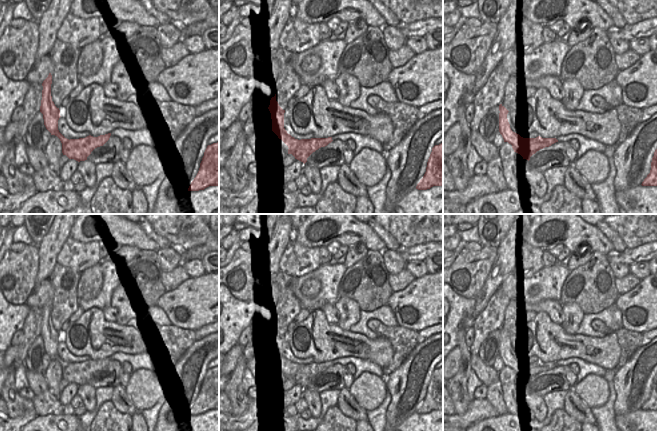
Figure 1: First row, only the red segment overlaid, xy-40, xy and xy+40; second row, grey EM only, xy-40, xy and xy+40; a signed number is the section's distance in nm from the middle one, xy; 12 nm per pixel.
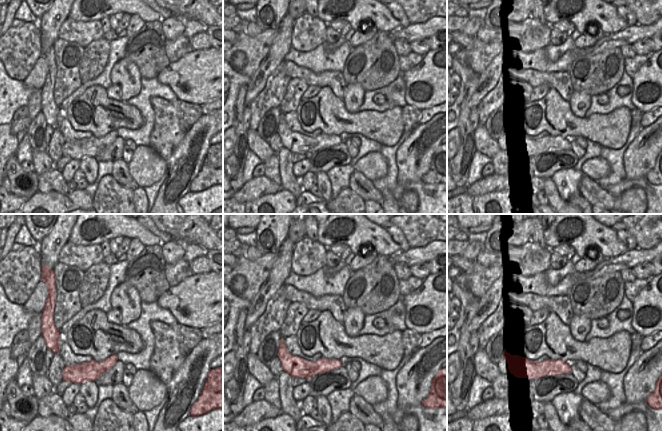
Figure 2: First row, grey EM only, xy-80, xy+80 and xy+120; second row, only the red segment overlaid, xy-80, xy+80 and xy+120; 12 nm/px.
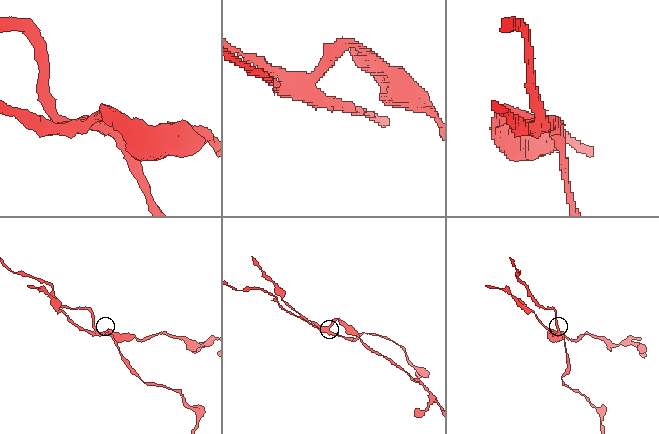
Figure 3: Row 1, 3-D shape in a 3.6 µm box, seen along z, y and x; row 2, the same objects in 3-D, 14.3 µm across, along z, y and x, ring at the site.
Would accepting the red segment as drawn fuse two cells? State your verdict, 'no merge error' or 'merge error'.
merge error

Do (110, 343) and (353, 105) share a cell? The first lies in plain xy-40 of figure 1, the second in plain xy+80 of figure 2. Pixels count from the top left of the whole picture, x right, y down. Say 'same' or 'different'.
different

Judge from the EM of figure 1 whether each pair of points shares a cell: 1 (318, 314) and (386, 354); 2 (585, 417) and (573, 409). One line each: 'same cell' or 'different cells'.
1: same cell
2: same cell

